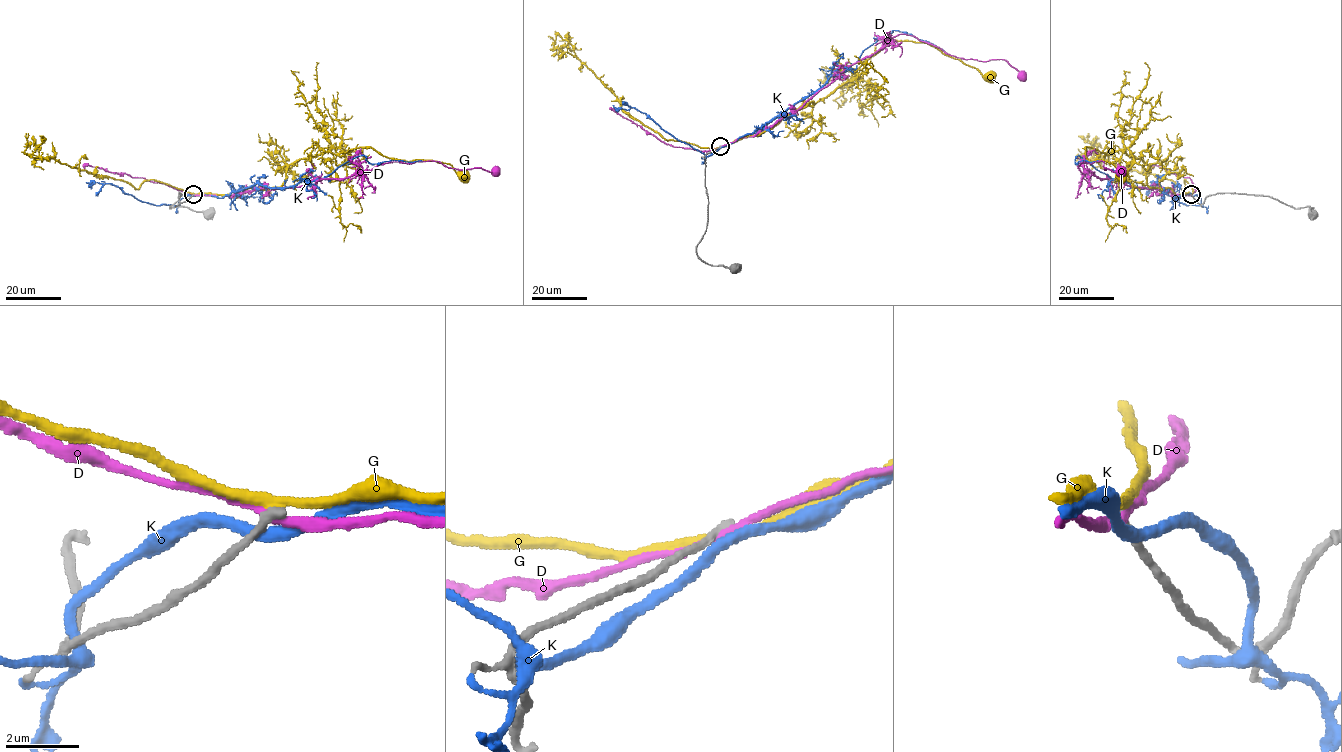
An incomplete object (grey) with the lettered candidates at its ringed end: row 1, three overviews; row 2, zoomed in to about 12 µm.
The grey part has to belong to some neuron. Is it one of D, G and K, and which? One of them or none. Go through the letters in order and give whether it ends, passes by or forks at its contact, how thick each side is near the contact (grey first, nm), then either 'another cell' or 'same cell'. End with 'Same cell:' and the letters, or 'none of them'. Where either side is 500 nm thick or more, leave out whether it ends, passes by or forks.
D: it passes by; calibres 280 and 200 nm; another cell
G: it passes by; calibres 260 and 280 nm; another cell
K: it passes by; calibres 320 and 320 nm; another cell
Same cell: none of them

